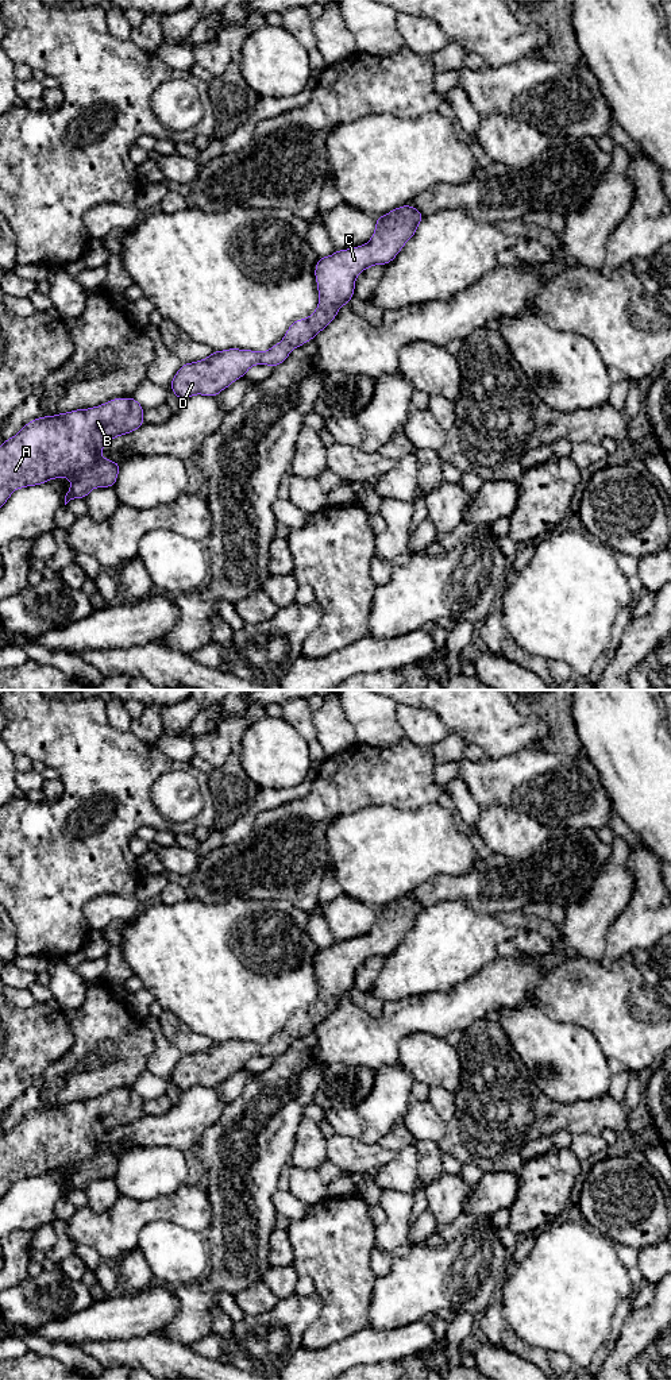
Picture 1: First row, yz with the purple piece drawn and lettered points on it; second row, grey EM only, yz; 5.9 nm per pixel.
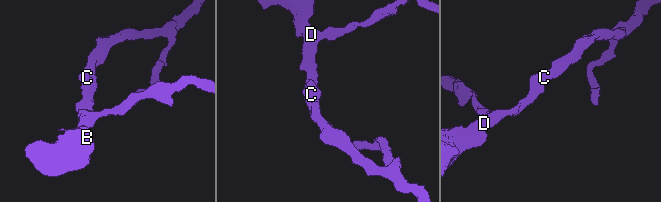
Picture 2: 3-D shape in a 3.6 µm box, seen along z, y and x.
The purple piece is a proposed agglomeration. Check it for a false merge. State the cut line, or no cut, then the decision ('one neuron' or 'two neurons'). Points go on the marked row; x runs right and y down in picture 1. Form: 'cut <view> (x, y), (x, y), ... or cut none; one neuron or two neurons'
cut none; one neuron

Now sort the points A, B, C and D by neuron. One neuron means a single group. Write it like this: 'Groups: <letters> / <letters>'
Groups: A B C D

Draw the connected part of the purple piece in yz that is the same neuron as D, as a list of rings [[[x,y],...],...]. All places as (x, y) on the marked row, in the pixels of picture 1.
[[[405,204],[375,219],[377,228],[366,244],[320,257],[315,266],[319,305],[308,319],[293,321],[284,339],[267,351],[228,348],[213,351],[198,362],[182,363],[169,385],[173,393],[180,401],[196,394],[216,397],[251,366],[284,363],[294,348],[335,320],[339,308],[352,298],[355,280],[363,270],[387,265],[397,257],[423,219],[419,209]]]

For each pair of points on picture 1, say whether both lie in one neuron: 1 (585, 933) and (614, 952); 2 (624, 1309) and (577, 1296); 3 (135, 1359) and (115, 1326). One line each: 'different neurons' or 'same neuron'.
1: different neurons
2: different neurons
3: different neurons

